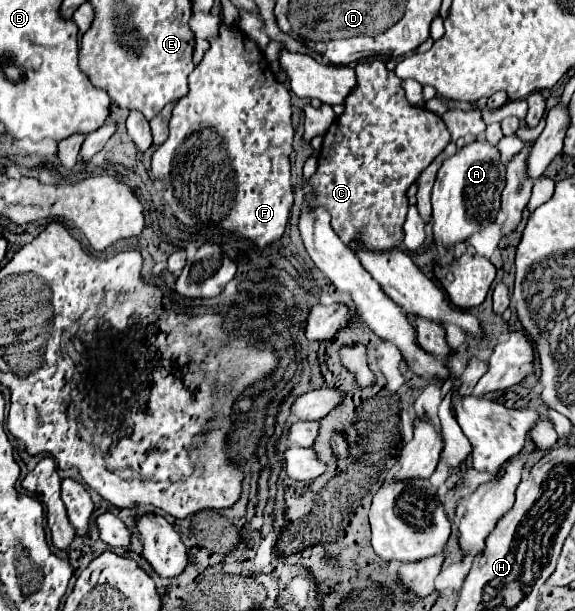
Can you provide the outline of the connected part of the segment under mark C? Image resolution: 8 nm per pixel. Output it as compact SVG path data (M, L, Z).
M372 59L372 61L362 61L354 67L356 71L356 87L350 91L348 99L344 101L344 111L342 115L336 119L336 123L332 123L332 127L326 131L324 135L324 143L322 143L322 149L320 149L320 155L318 155L318 169L316 173L308 179L310 187L312 187L312 199L308 199L308 207L324 207L330 217L332 217L332 229L336 231L336 235L340 237L340 241L344 241L344 245L350 247L352 239L356 235L362 235L360 237L360 243L364 243L364 247L368 247L368 251L390 251L390 249L396 249L402 245L402 239L404 239L404 231L402 231L402 225L406 221L406 213L408 213L408 197L406 197L406 191L408 187L418 179L418 175L436 159L436 155L440 155L444 151L444 147L450 143L450 133L442 121L442 117L438 117L436 113L428 111L426 107L420 107L420 105L410 105L408 99L404 97L404 89L402 89L402 79L396 77L394 71L388 71L386 69L386 63L380 61L380 59Z

